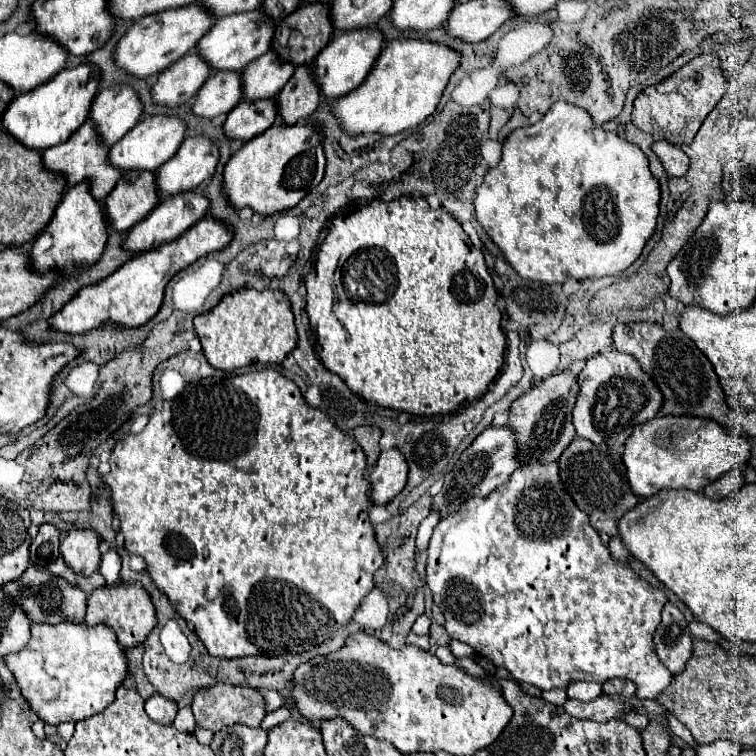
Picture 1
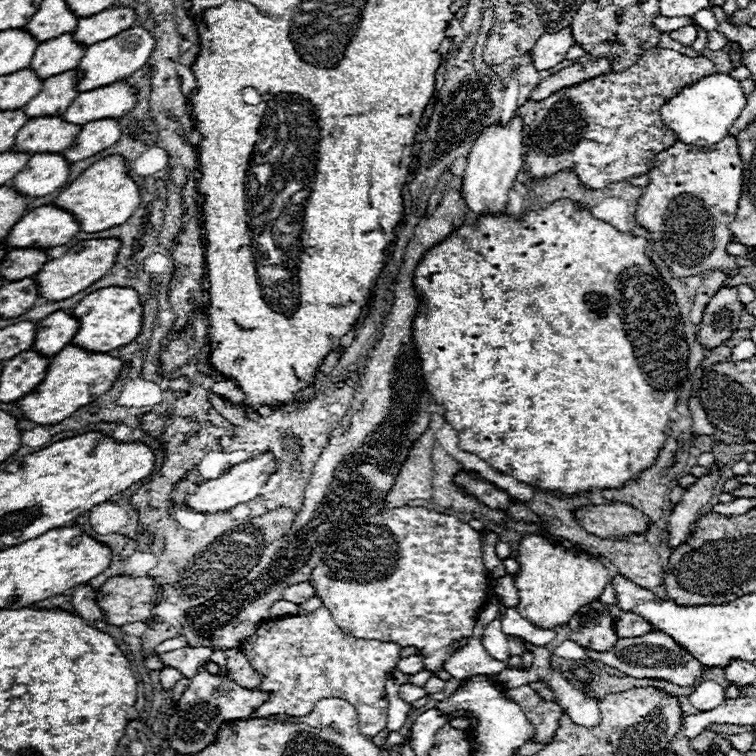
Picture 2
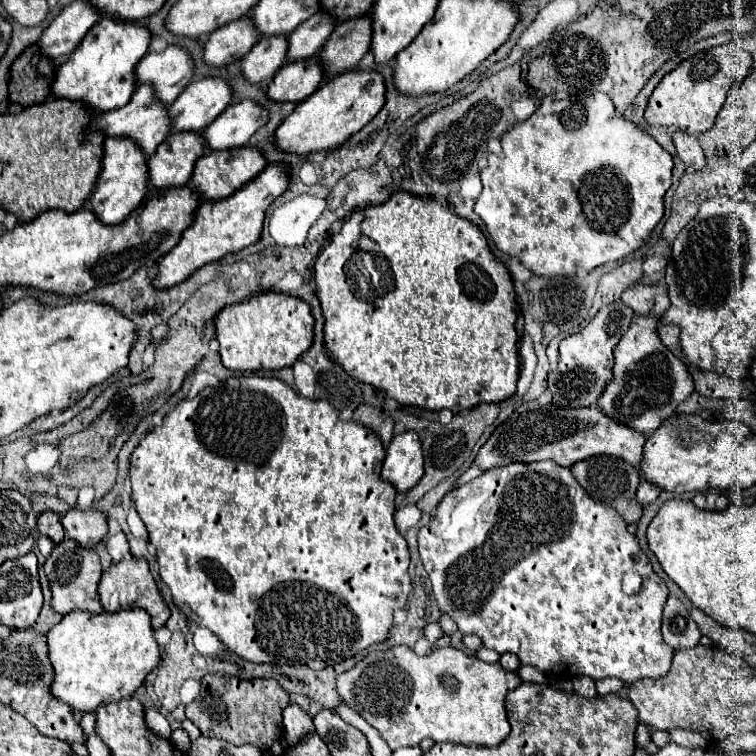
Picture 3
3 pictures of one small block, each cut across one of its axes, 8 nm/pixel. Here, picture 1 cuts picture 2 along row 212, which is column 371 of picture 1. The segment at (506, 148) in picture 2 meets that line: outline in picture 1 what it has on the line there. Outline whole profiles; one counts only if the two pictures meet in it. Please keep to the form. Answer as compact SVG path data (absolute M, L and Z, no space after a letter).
M398 448L382 450L372 474L372 502L374 504L388 504L396 494L402 492L406 486L408 464Z

